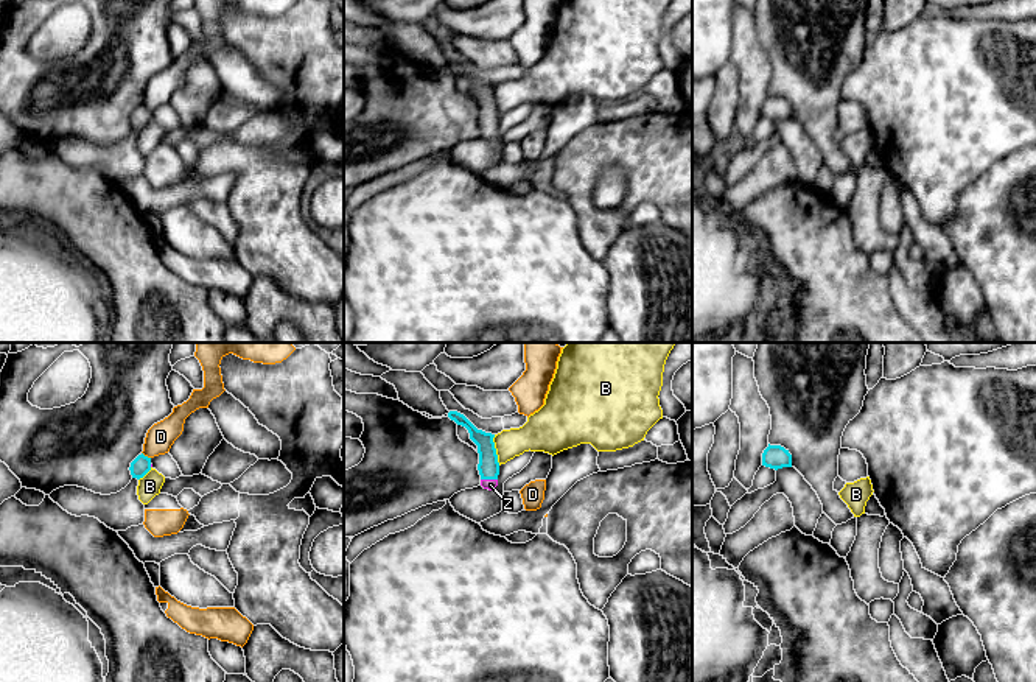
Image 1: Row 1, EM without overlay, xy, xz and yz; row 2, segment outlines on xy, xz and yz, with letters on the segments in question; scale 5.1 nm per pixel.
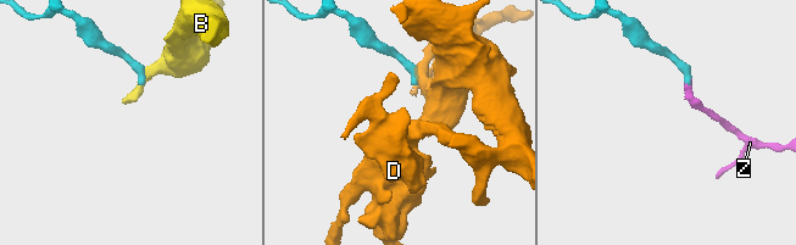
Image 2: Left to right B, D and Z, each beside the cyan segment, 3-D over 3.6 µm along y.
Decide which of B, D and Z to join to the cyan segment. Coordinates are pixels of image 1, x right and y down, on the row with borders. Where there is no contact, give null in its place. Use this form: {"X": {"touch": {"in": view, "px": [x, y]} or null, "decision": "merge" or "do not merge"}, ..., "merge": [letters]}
{"B": {"touch": {"in": "xz", "px": [495, 450]}, "decision": "do not merge"}, "D": {"touch": {"in": "xy", "px": [146, 457]}, "decision": "do not merge"}, "Z": {"touch": {"in": "xz", "px": [489, 478]}, "decision": "merge"}, "merge": ["Z"]}

